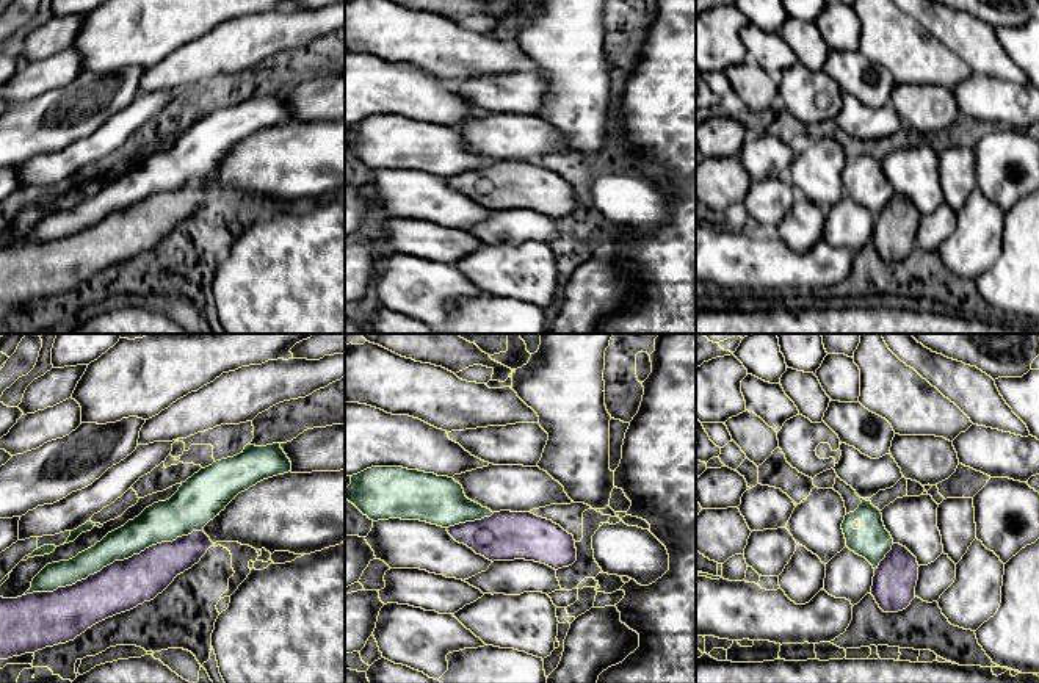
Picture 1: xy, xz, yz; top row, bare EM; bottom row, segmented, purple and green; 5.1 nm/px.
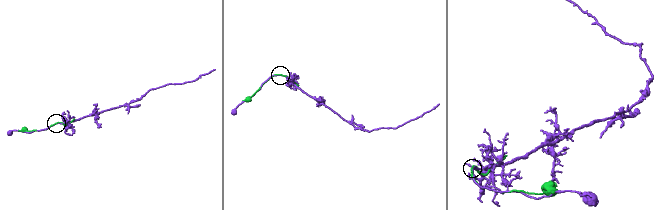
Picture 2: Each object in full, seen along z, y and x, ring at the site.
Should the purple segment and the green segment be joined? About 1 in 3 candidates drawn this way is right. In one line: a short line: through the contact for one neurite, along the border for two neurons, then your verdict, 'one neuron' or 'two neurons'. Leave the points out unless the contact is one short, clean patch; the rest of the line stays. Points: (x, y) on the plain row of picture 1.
two neurons

